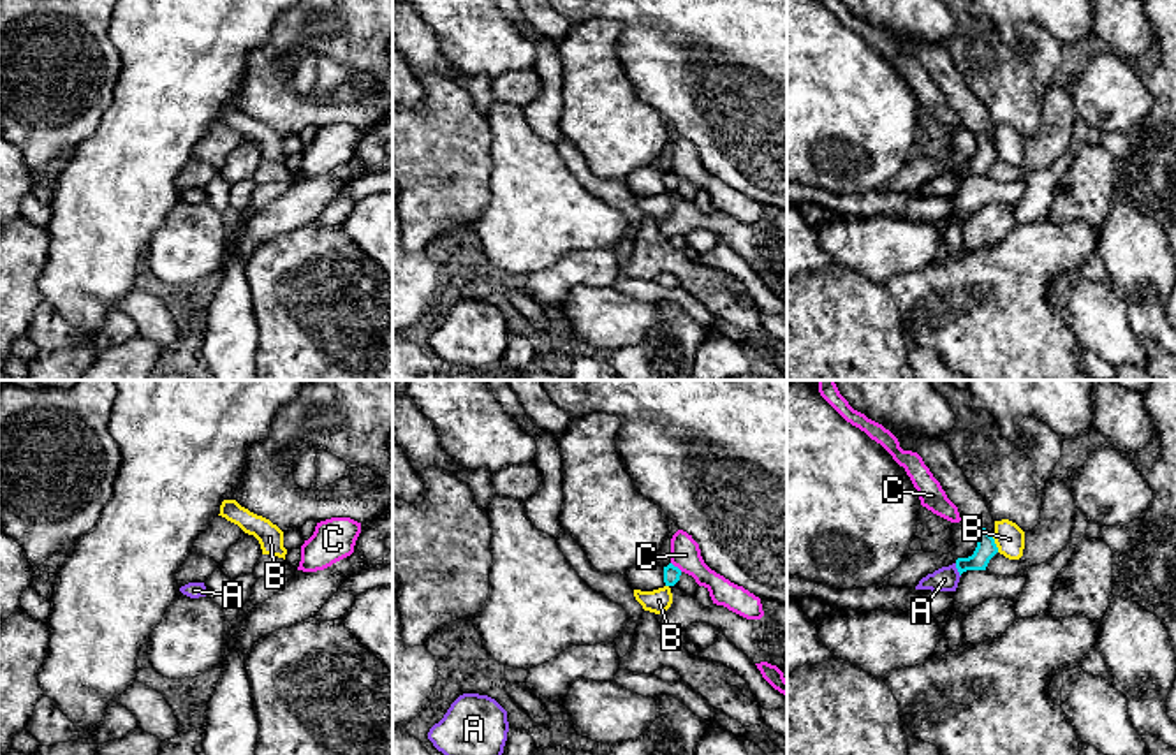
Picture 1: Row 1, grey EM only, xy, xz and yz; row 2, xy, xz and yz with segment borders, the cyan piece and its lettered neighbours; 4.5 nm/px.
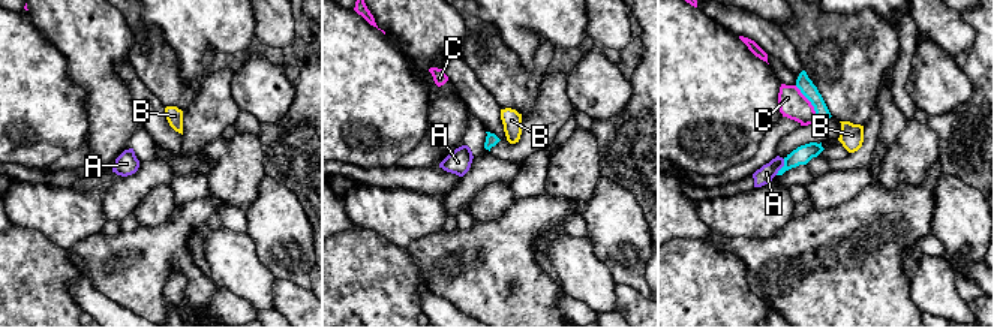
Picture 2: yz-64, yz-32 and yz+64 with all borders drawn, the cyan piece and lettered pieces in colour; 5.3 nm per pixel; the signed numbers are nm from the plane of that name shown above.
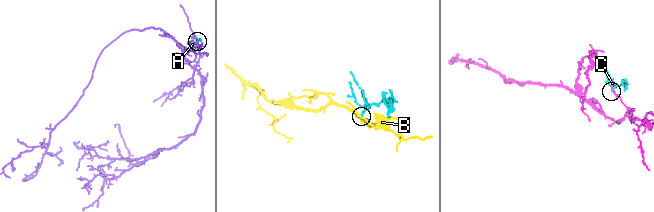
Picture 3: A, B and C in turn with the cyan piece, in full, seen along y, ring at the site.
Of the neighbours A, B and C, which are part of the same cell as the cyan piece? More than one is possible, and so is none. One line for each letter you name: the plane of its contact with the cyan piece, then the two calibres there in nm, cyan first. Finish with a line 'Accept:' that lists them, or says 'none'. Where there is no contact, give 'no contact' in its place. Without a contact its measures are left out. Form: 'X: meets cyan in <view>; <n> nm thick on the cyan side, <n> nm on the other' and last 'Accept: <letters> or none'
Accept: none

